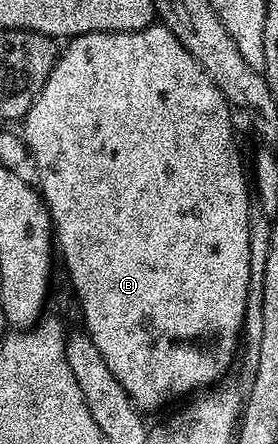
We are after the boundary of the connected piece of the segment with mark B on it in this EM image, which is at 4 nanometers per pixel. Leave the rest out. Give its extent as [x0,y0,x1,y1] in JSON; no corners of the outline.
[22,24,252,412]

